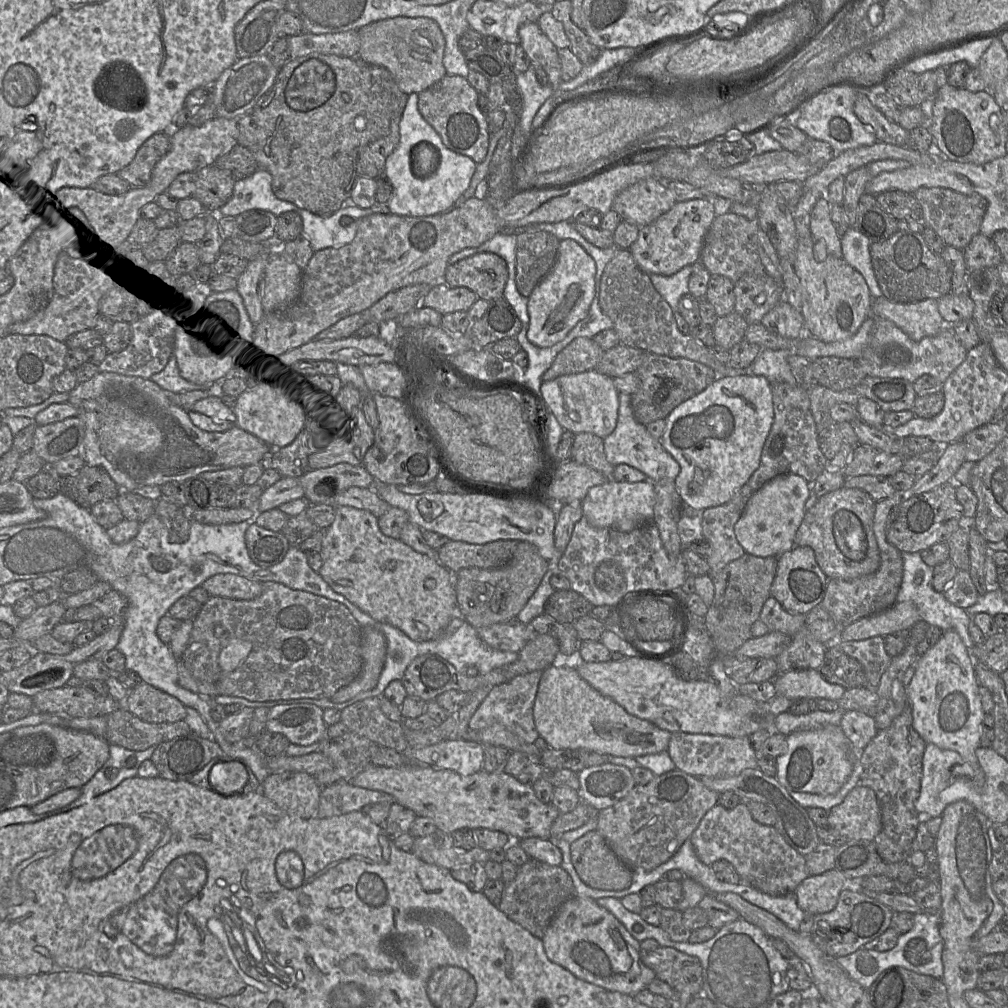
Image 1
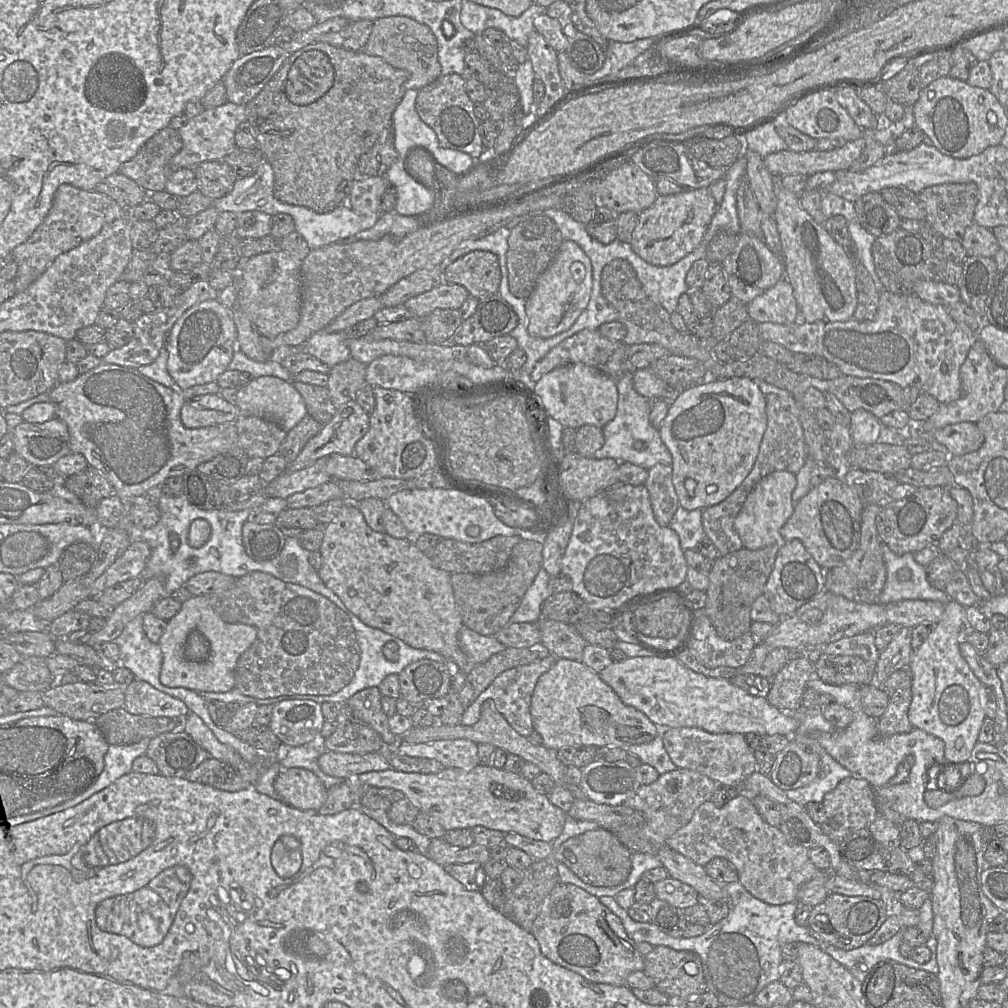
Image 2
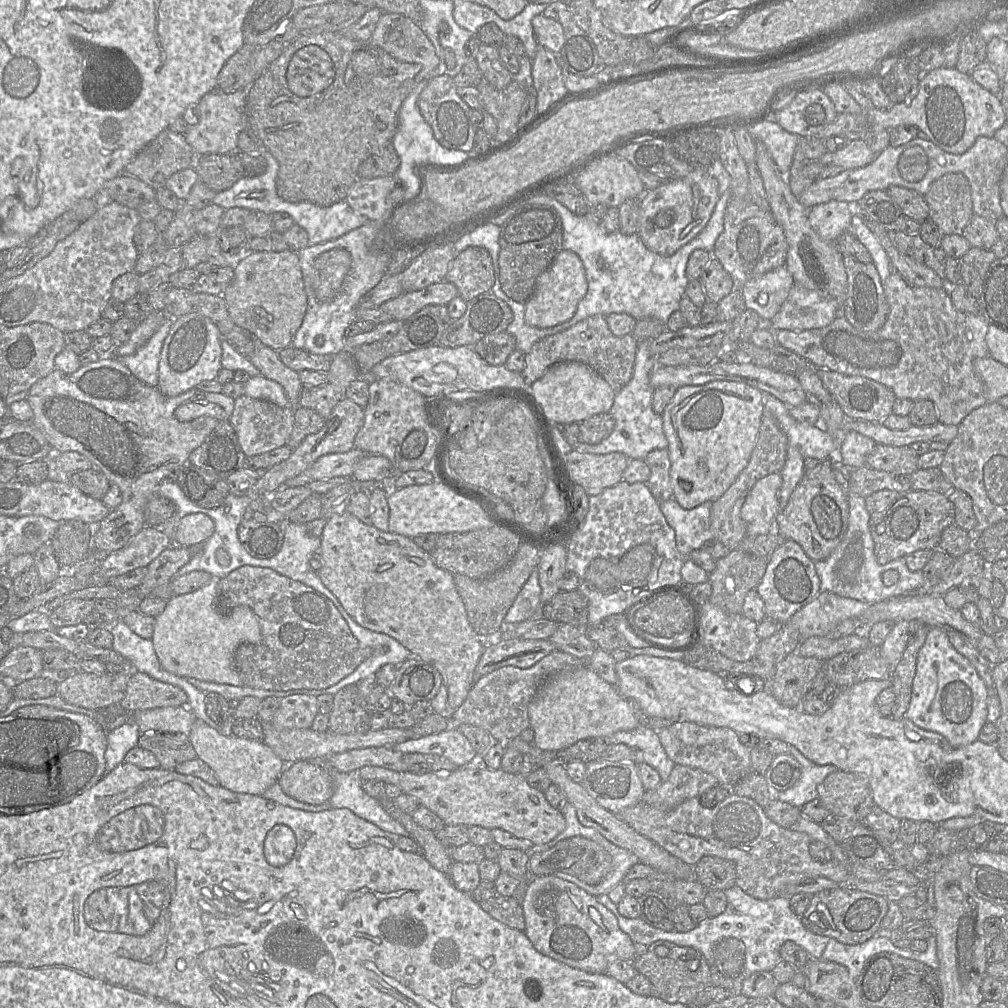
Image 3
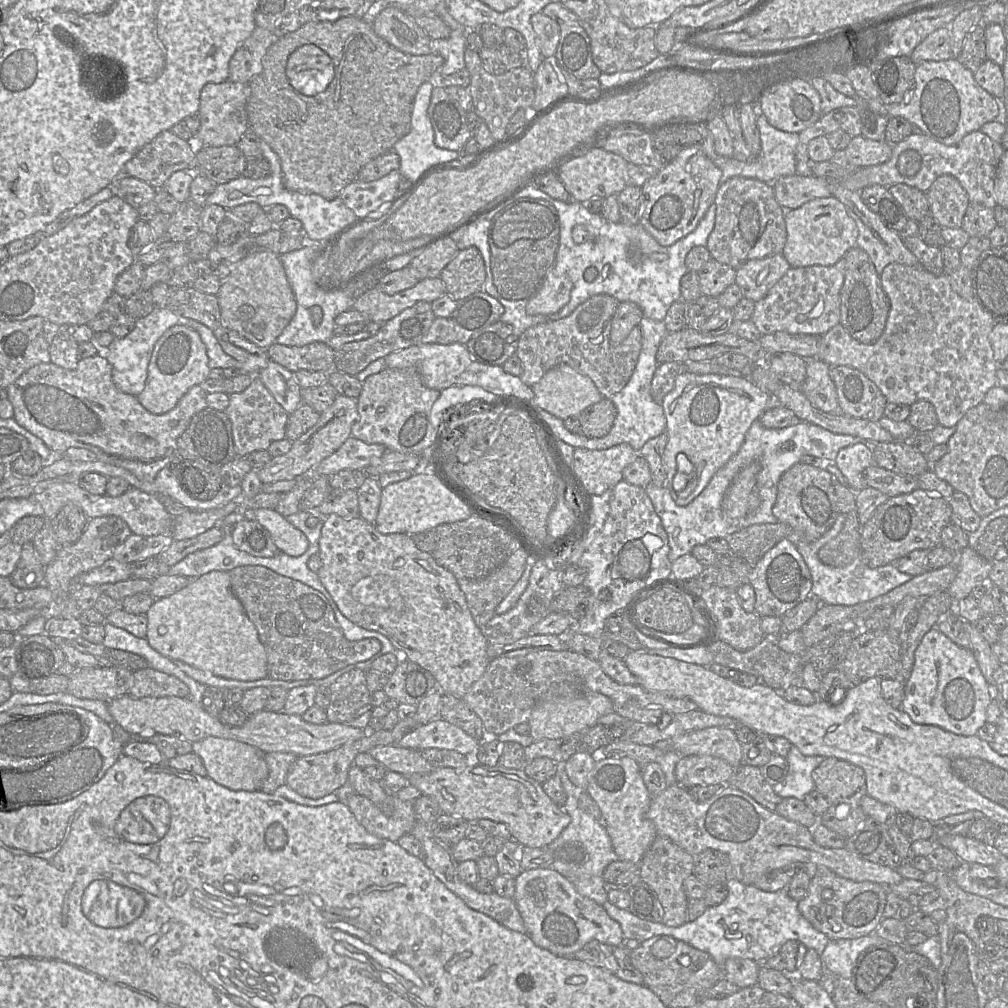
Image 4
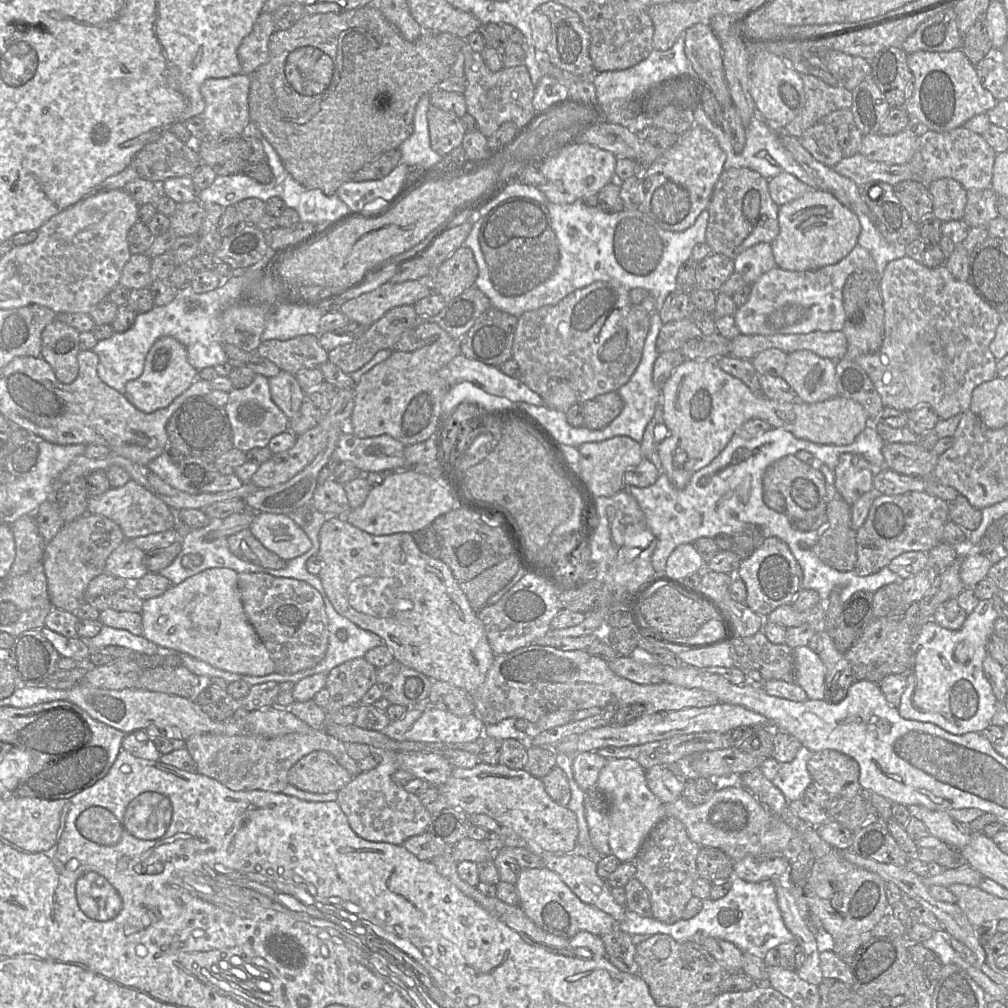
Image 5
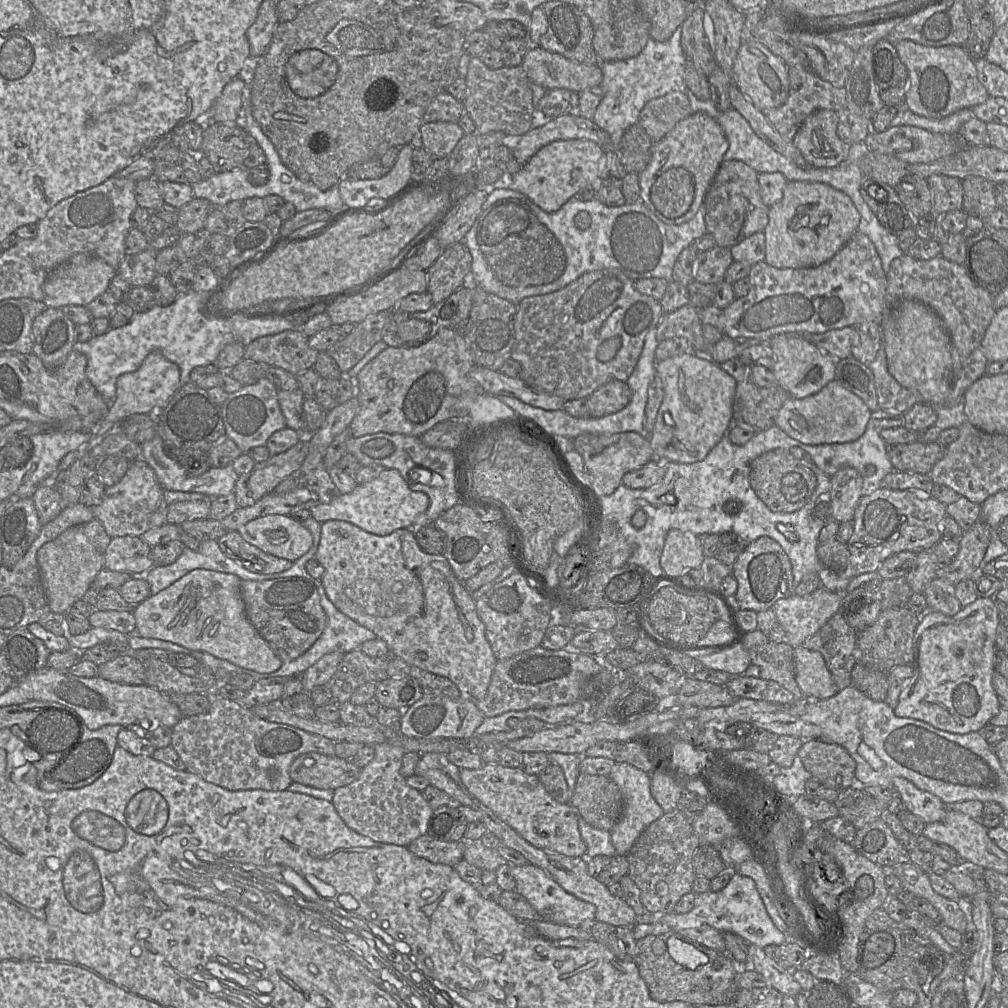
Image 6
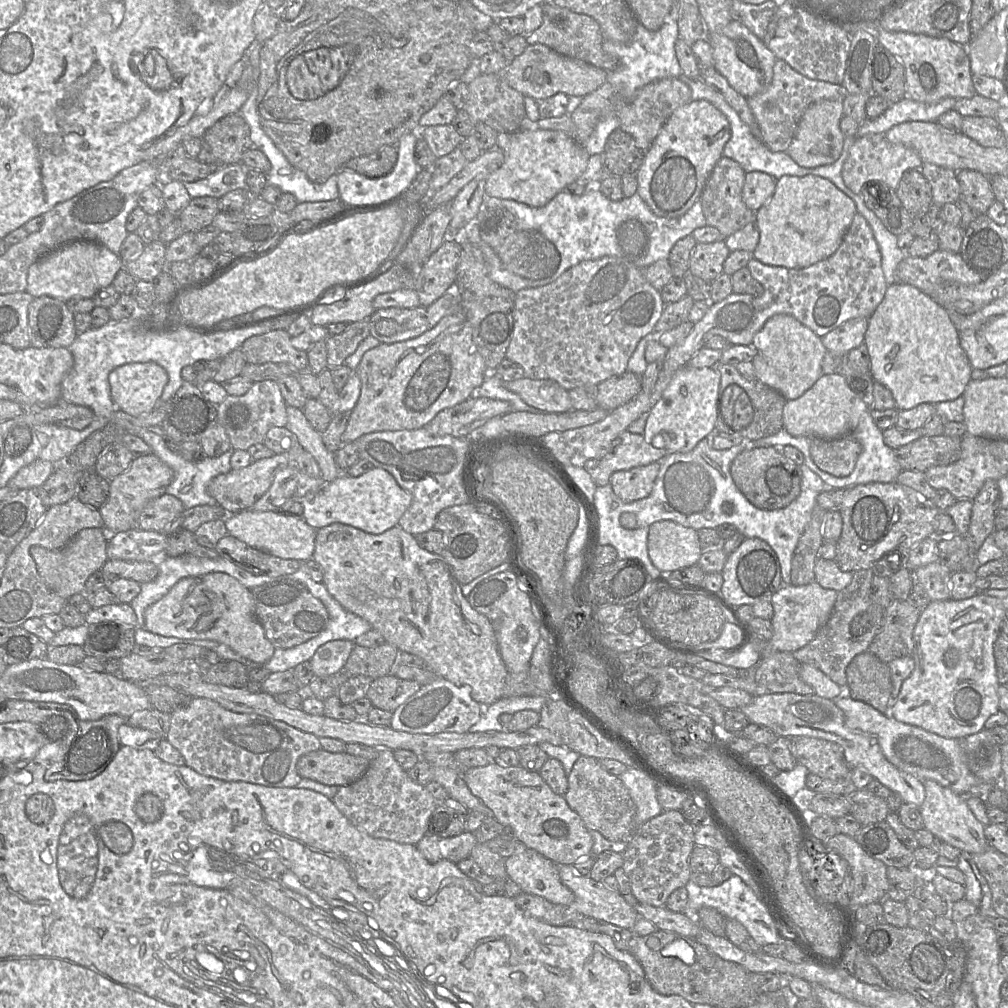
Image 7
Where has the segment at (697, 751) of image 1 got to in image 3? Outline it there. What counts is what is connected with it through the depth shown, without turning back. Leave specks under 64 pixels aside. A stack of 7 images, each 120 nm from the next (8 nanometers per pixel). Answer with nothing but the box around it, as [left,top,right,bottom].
[658,722,752,787]

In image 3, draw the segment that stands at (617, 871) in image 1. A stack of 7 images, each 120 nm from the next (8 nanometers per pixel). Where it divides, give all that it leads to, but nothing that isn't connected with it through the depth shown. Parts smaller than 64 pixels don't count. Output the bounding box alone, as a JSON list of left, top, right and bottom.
[528,836,613,885]

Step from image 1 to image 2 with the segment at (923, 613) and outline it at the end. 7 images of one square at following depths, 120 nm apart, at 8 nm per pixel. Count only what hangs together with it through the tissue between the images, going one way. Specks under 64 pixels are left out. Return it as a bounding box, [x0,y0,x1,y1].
[879,542,950,605]

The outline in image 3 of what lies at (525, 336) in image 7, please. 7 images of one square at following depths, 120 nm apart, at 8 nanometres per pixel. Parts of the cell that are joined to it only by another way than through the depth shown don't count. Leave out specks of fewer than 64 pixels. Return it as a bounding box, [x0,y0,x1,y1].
[521,316,638,392]

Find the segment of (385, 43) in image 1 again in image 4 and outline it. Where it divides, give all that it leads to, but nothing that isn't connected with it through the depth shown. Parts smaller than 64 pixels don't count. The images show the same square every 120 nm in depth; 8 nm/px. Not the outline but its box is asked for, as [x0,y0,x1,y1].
[372,8,432,55]

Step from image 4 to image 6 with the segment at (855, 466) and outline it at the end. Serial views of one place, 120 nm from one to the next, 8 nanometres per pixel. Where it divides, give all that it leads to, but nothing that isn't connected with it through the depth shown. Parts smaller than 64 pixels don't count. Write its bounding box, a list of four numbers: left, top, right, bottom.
[828,467,863,523]

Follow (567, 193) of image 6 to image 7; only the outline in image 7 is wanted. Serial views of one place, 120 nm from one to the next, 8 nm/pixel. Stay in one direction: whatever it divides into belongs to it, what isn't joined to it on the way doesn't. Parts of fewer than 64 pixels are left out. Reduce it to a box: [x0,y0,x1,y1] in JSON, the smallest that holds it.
[485,125,590,207]

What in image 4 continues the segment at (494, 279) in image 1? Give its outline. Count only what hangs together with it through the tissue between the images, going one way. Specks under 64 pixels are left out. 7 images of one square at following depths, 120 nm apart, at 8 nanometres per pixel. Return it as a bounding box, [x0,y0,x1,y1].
[440,246,486,301]

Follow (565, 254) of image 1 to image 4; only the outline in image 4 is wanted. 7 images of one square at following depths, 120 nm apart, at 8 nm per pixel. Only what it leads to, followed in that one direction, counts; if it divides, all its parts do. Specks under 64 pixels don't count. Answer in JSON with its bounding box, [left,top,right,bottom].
[526,266,573,315]

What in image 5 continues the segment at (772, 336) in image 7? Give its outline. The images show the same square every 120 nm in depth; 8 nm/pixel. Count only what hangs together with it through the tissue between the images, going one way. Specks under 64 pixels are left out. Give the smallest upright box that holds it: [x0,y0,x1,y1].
[781,350,838,403]

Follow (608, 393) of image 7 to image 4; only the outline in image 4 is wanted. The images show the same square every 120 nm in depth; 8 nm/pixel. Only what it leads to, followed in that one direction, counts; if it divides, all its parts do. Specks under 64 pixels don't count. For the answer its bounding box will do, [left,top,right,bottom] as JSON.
[580,398,617,438]

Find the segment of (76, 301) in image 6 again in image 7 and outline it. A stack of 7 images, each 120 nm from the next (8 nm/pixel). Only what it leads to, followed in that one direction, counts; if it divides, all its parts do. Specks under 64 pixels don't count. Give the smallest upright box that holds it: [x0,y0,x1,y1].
[26,241,121,302]

